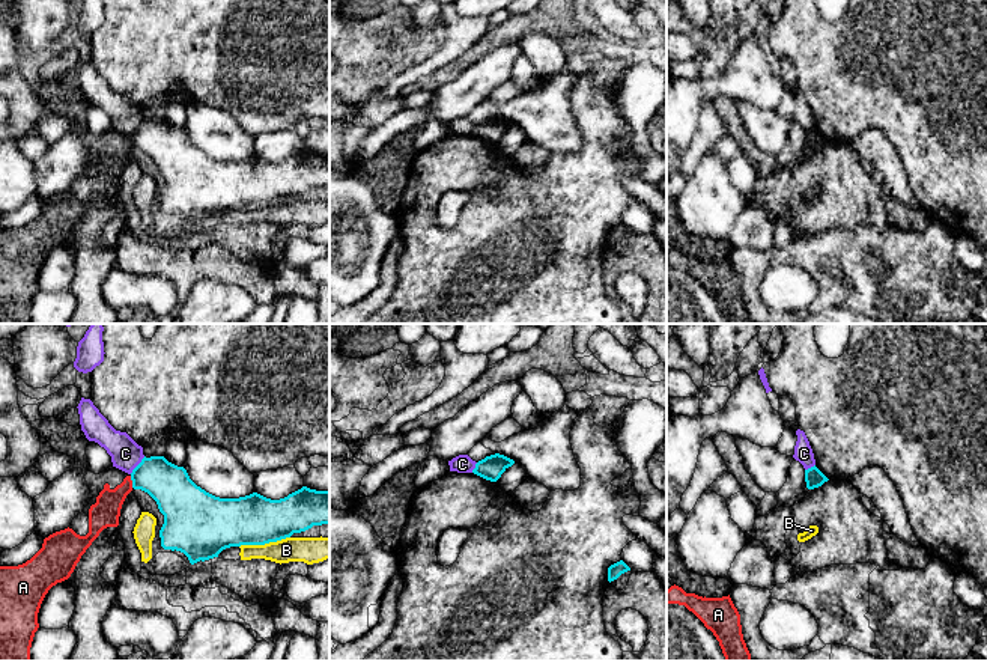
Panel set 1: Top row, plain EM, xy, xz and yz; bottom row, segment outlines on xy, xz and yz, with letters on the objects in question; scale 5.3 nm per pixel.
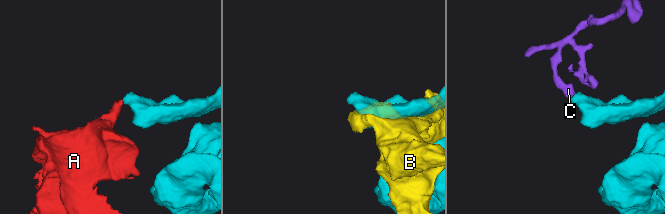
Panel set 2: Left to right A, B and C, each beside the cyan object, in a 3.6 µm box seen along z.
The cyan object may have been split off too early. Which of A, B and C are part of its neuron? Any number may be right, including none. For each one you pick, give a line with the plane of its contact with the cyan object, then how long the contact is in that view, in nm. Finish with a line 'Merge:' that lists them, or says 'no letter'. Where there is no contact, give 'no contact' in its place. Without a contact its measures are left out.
Merge: no letter

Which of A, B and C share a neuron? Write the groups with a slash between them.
A / B / C

